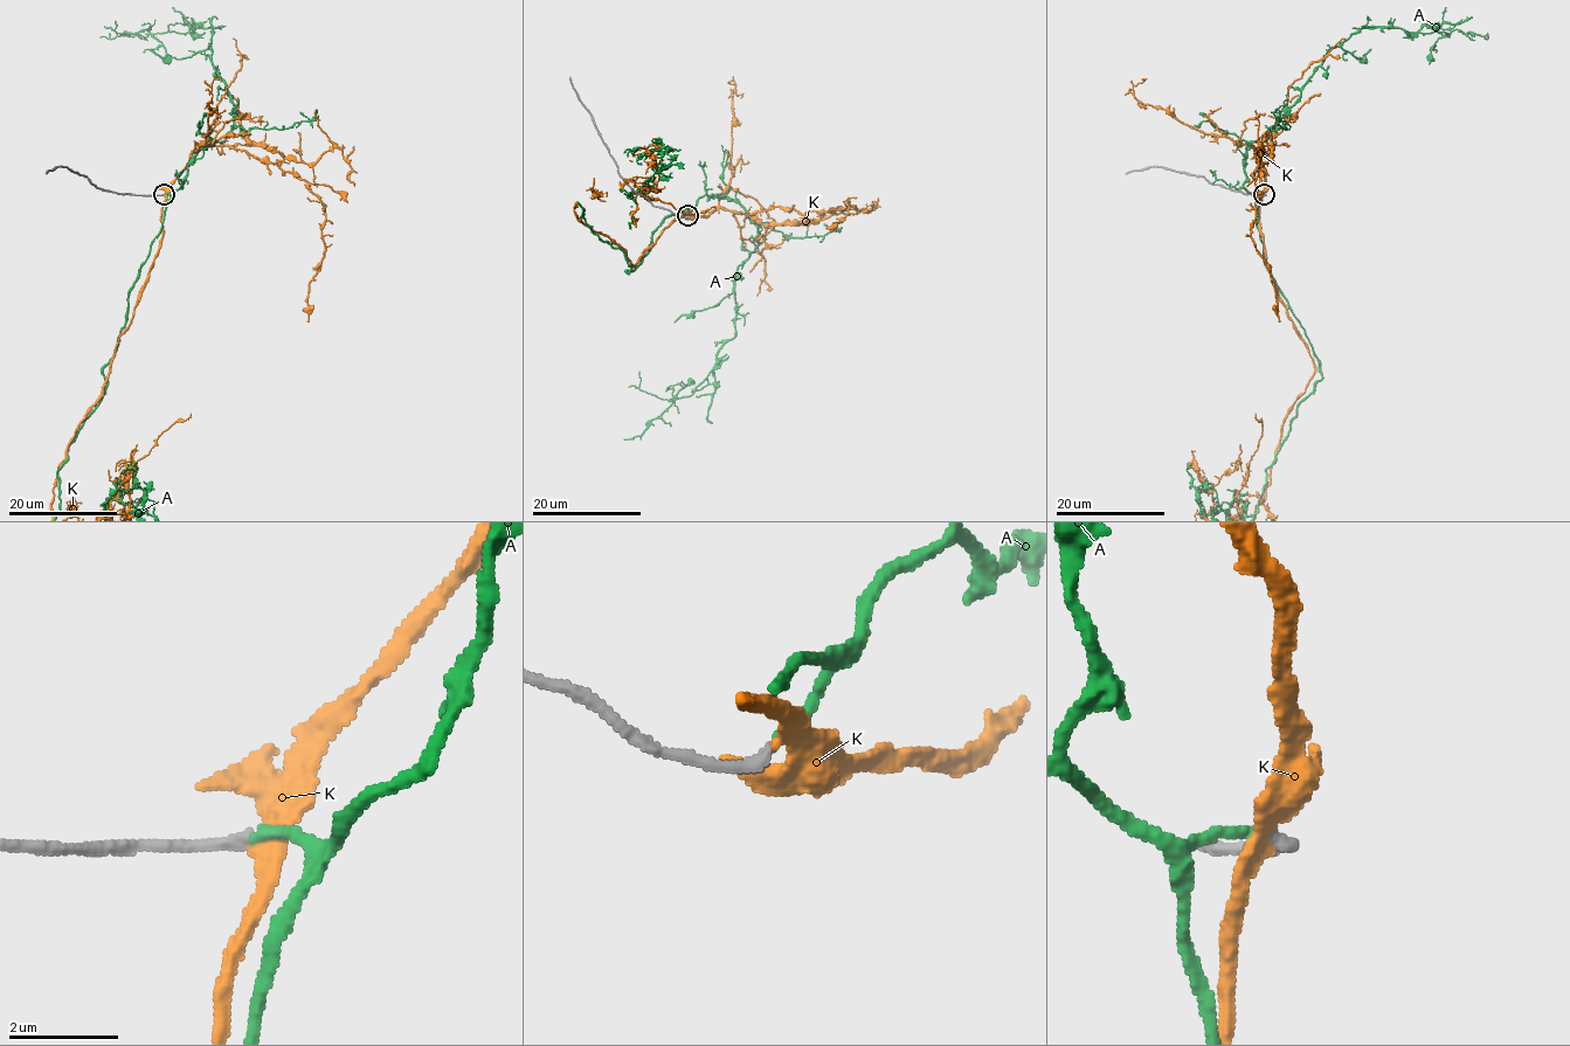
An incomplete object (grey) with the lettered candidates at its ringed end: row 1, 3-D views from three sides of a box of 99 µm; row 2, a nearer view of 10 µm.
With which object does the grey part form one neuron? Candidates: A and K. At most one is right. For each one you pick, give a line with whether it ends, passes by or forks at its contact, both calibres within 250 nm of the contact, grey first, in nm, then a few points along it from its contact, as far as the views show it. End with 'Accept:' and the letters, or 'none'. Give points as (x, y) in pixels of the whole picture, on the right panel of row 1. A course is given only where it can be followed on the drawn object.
A: It ends there. Thickness 240 nm (grey) against 200 nm
Accept: A

